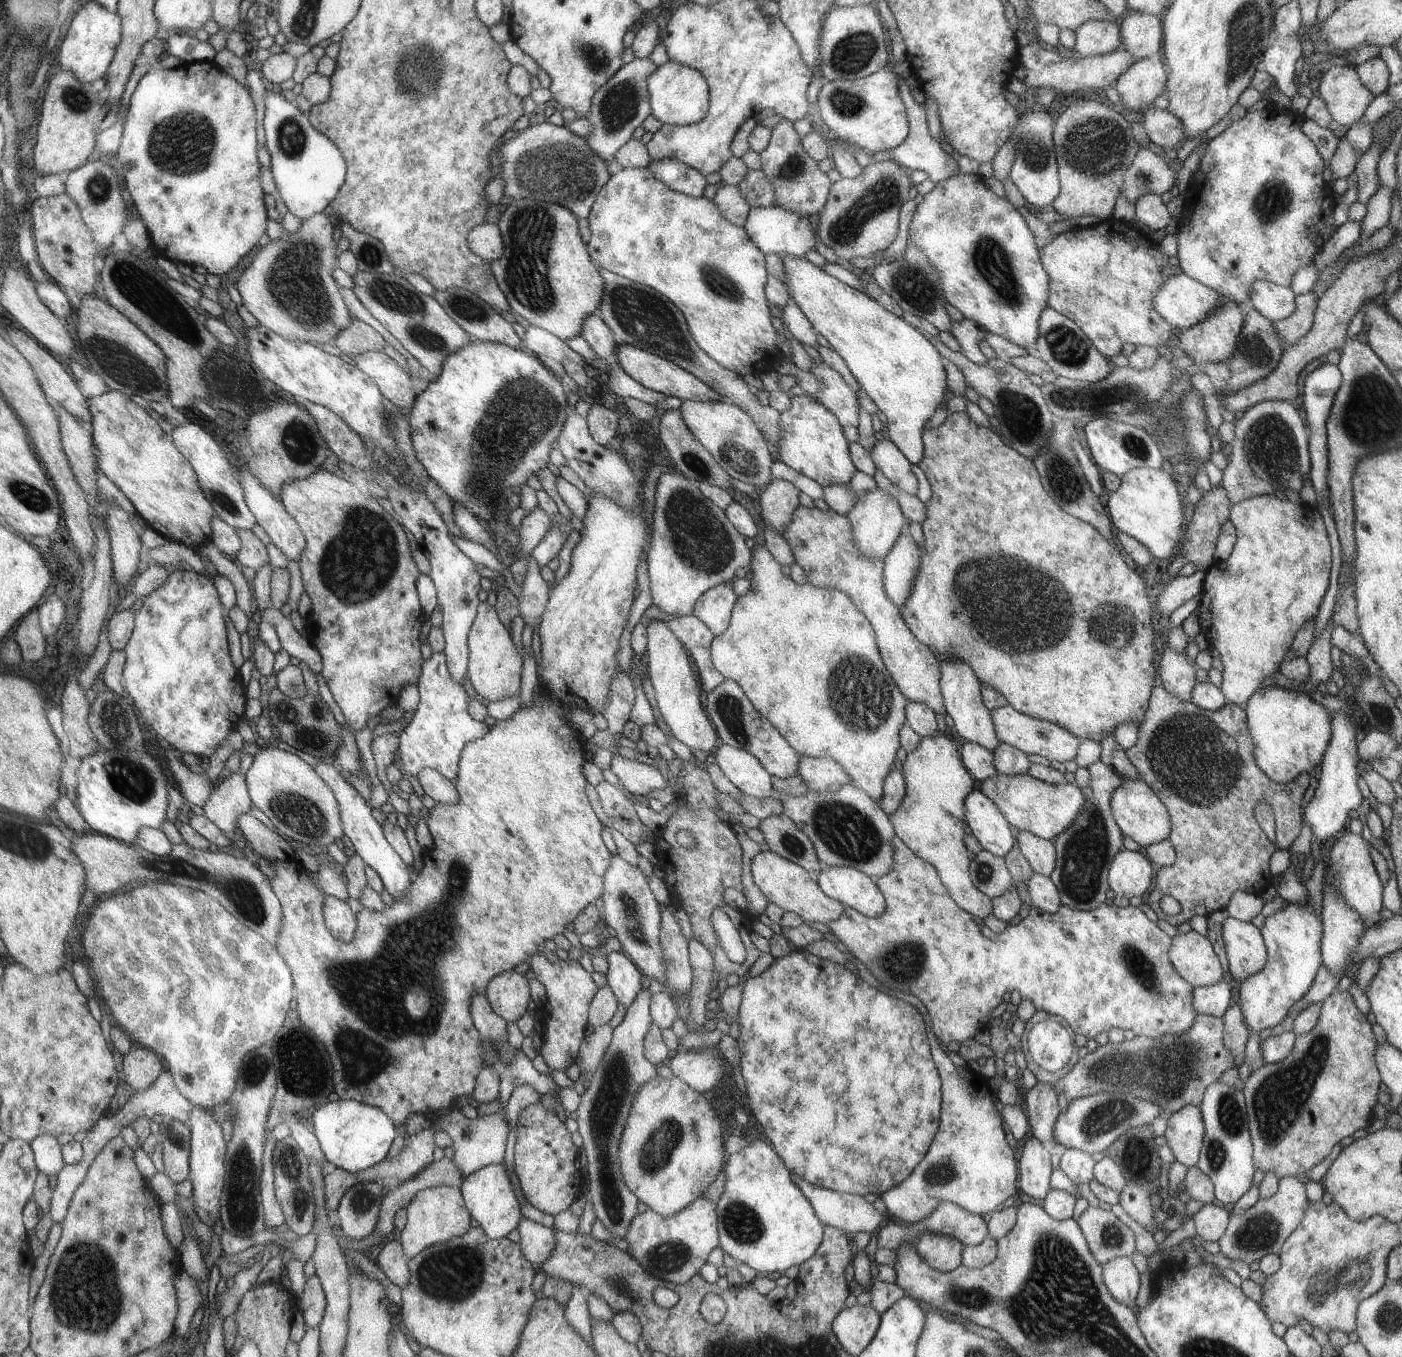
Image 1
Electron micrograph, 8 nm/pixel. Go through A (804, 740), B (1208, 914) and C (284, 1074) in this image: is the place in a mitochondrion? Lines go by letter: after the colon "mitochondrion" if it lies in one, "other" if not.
A: other
B: other
C: mitochondrion

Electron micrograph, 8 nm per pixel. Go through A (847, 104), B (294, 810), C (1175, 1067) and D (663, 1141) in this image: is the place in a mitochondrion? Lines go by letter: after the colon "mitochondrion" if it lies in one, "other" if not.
A: mitochondrion
B: mitochondrion
C: mitochondrion
D: mitochondrion

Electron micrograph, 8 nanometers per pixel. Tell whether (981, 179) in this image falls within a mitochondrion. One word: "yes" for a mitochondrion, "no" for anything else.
no

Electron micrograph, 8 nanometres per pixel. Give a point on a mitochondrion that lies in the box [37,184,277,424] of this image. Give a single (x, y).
(138, 286)

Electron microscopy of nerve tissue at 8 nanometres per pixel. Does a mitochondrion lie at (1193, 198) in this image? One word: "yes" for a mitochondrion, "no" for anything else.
no

